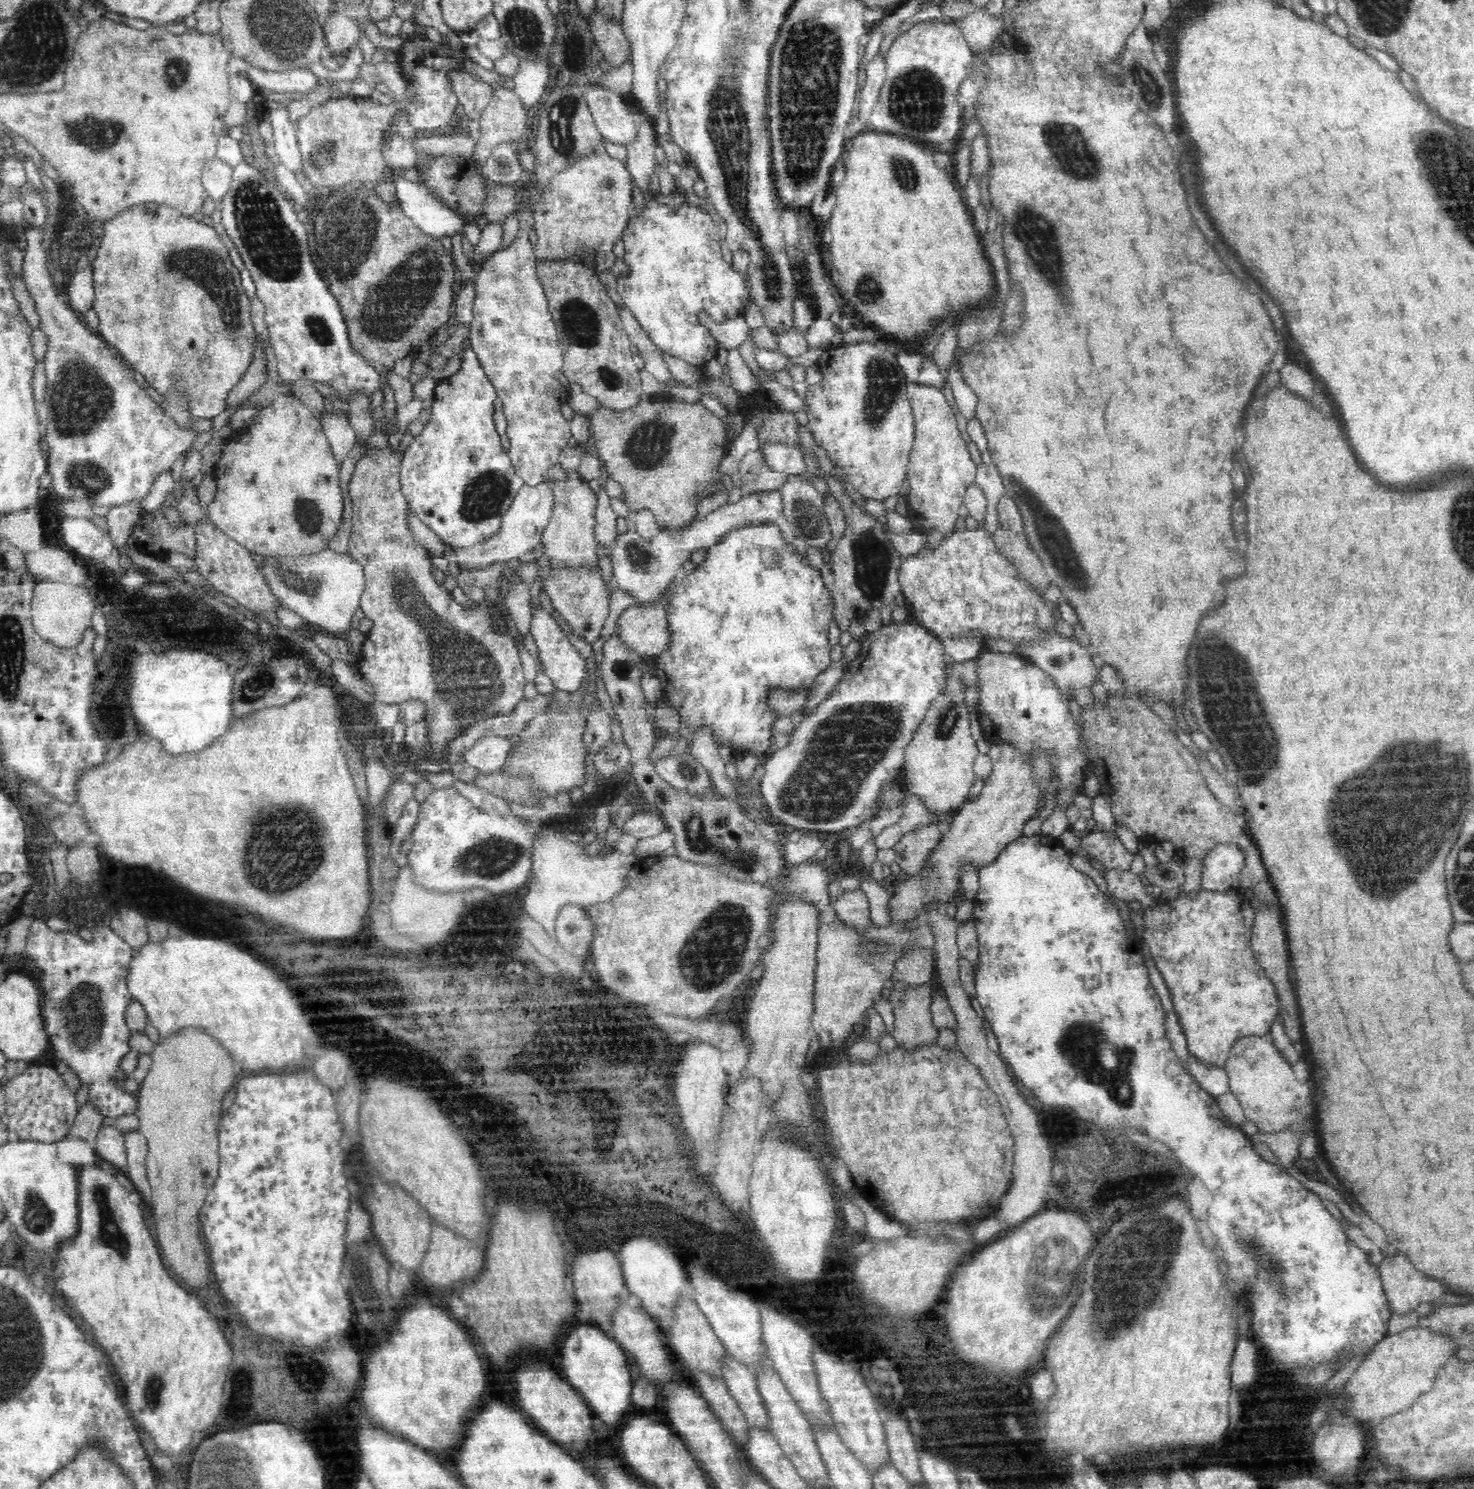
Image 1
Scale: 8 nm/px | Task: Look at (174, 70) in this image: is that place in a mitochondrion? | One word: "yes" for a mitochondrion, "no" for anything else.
yes

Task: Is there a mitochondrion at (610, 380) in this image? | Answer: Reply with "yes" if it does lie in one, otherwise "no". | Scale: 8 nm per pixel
yes

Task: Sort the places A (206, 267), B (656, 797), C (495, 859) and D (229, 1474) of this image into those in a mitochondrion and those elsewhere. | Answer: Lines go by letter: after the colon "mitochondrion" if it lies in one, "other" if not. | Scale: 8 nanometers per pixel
A: mitochondrion
B: other
C: mitochondrion
D: mitochondrion

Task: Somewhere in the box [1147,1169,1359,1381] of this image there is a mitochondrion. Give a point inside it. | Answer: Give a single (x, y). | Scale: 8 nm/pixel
(1264, 1264)

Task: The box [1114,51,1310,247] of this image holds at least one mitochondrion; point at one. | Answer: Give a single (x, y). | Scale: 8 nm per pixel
(1136, 74)

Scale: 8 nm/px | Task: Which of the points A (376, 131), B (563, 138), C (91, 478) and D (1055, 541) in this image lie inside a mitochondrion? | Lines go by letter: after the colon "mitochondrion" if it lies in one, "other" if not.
A: other
B: mitochondrion
C: mitochondrion
D: mitochondrion

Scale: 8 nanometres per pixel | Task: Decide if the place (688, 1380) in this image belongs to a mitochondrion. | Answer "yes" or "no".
no

